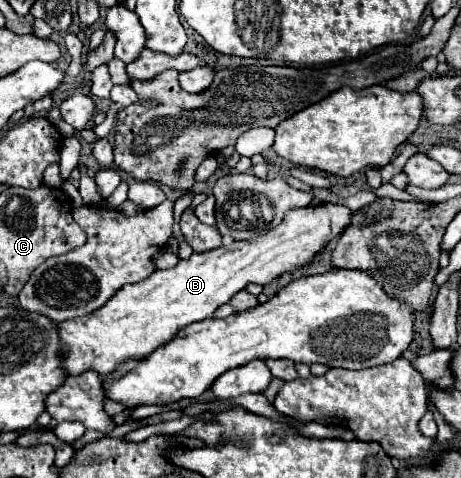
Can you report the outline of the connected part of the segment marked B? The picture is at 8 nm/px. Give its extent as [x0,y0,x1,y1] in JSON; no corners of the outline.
[58,204,366,374]

